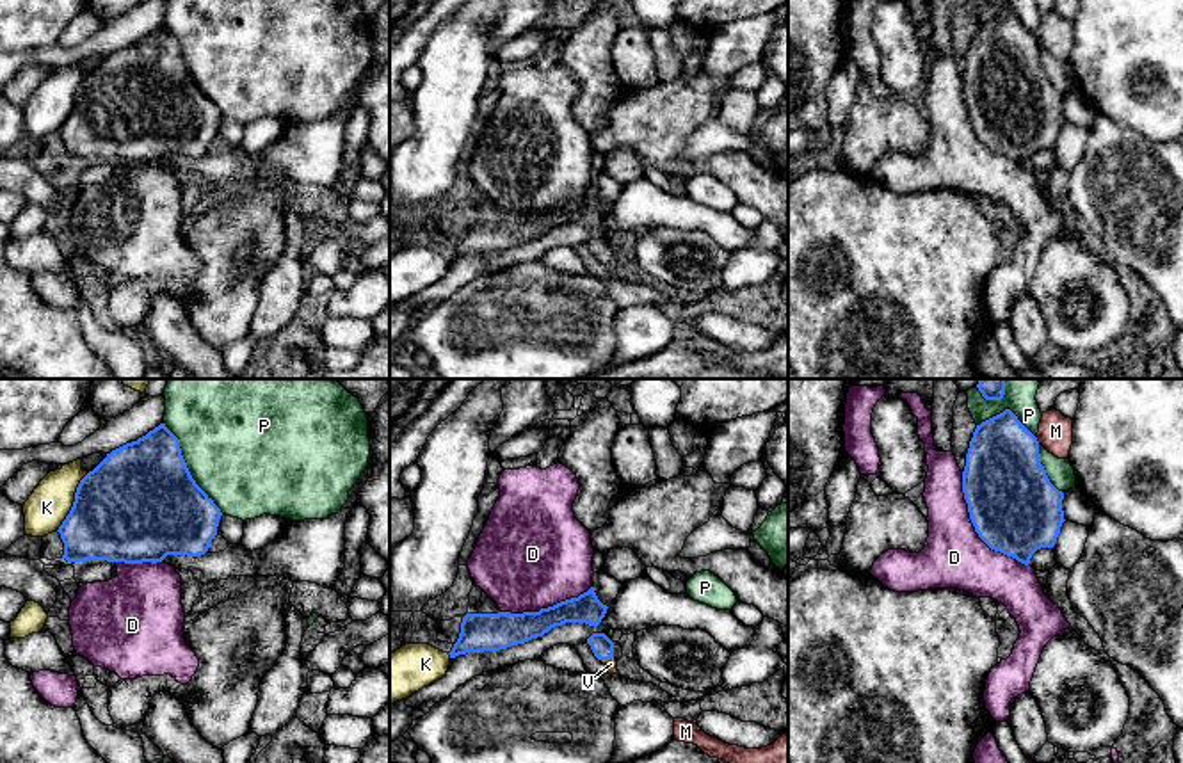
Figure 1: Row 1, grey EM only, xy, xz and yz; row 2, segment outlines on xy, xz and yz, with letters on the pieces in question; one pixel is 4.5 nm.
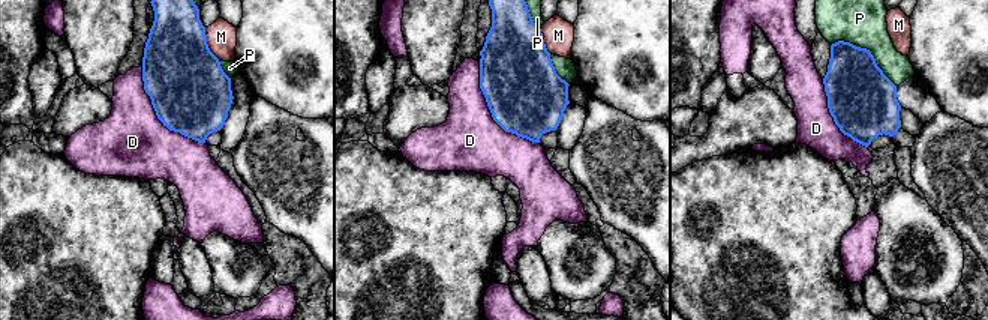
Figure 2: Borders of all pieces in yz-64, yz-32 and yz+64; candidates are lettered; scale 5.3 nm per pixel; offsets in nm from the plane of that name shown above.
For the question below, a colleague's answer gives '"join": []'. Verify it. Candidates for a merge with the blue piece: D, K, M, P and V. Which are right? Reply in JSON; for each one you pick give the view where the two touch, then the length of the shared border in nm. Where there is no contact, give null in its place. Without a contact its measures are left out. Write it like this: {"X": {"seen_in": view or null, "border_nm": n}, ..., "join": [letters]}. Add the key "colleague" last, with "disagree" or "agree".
{"V": {"seen_in": "xz", "border_nm": 60}, "join": ["V"], "colleague": "disagree"}

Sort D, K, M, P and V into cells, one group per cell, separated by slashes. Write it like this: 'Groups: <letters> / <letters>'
Groups: D / K / M / P / V

